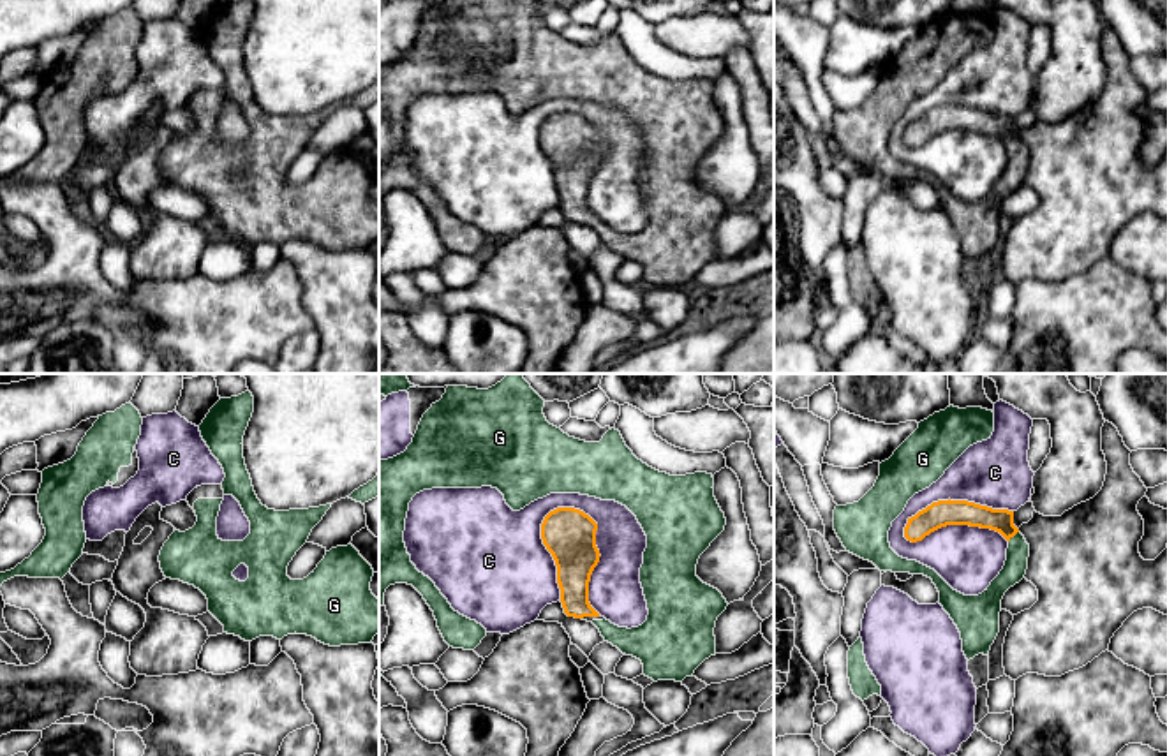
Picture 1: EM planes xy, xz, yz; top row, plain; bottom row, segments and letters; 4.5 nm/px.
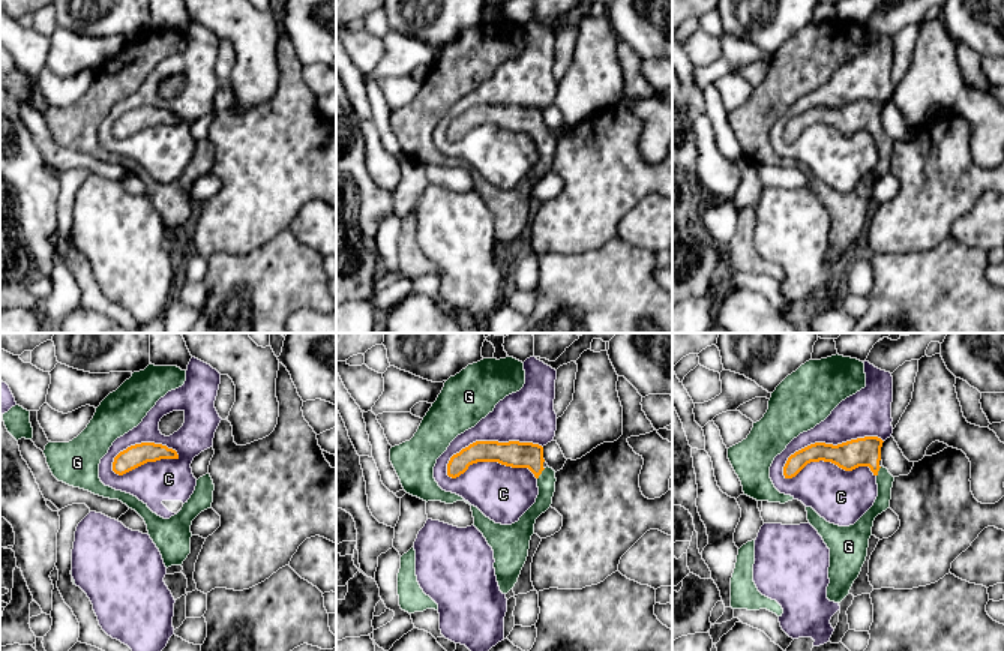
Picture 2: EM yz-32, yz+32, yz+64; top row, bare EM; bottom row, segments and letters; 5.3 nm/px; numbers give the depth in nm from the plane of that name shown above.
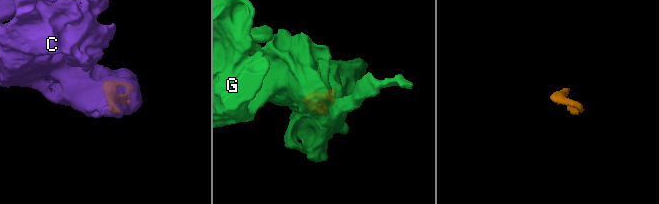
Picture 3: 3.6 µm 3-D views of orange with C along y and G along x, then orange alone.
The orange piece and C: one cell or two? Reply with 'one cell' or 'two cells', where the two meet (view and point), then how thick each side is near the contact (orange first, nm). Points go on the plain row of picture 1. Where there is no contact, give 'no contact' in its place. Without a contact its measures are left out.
two cells; meets orange in xz at (598, 155); 240 nm thick on the orange side, 240 nm on the other

